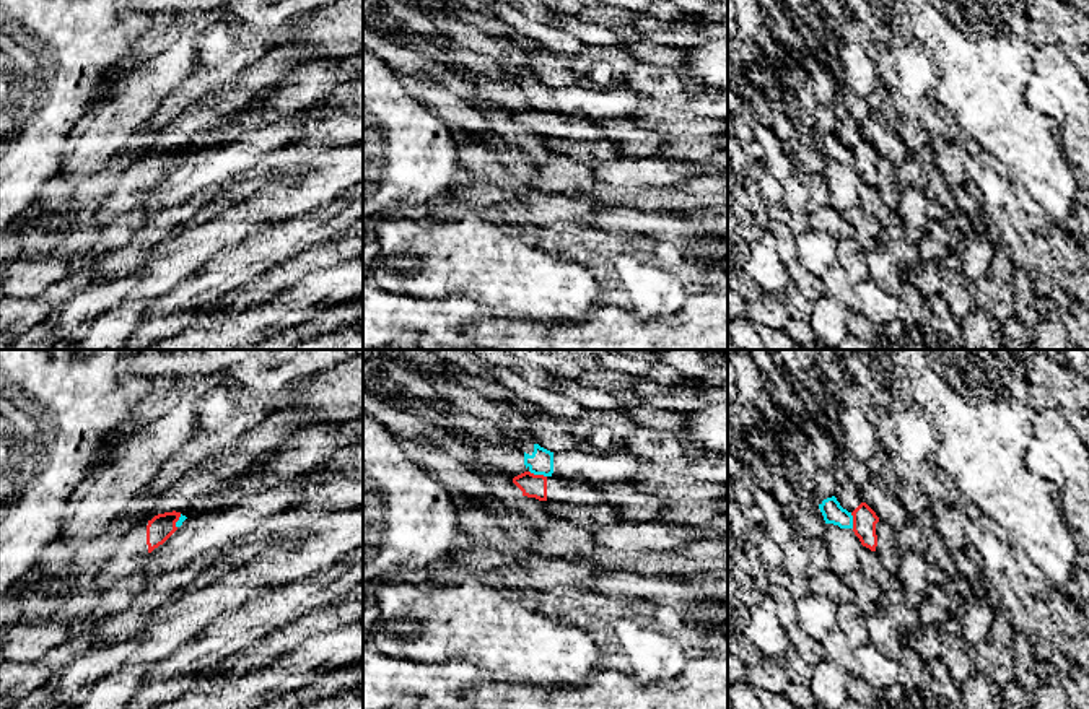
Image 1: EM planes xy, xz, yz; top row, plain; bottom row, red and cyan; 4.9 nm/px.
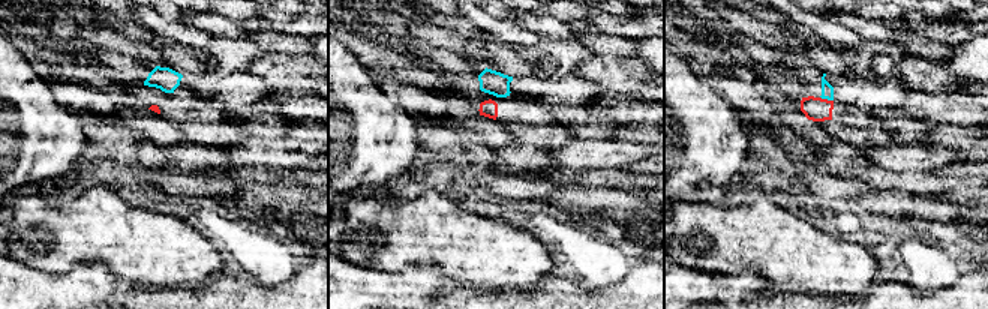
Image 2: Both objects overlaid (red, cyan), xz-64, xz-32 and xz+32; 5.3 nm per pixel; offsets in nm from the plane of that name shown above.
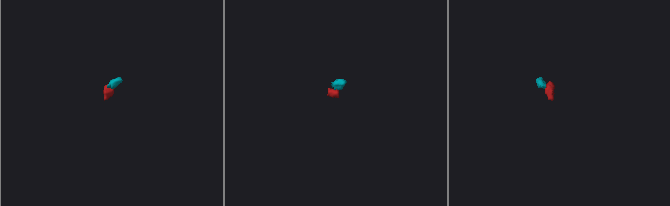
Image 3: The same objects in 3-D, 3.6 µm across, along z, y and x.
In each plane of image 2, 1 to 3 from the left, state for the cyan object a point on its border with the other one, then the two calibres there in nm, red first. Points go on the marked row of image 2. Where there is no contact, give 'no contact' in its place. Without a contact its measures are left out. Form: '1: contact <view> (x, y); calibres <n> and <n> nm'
1: no contact
2: no contact
3: contact xz+32 (826, 99); calibres 130 and 60 nm

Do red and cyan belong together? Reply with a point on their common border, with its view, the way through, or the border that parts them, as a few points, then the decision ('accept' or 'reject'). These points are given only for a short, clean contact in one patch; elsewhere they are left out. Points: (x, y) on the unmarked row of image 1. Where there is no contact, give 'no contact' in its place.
contact xz (537, 111); border xz (529, 106), (546, 113); reject

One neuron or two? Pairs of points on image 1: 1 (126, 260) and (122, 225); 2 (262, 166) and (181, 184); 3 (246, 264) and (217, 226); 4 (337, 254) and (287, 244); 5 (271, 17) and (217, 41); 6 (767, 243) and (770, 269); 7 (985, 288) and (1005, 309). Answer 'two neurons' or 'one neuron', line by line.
1: two neurons
2: one neuron
3: two neurons
4: two neurons
5: two neurons
6: one neuron
7: one neuron

